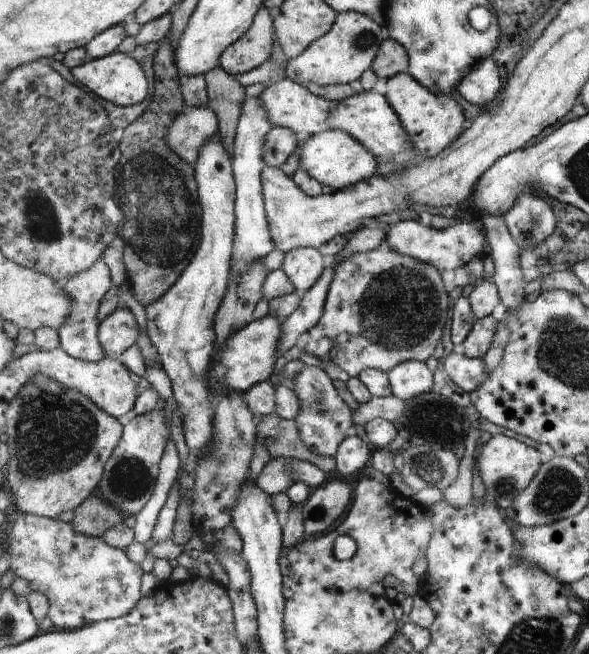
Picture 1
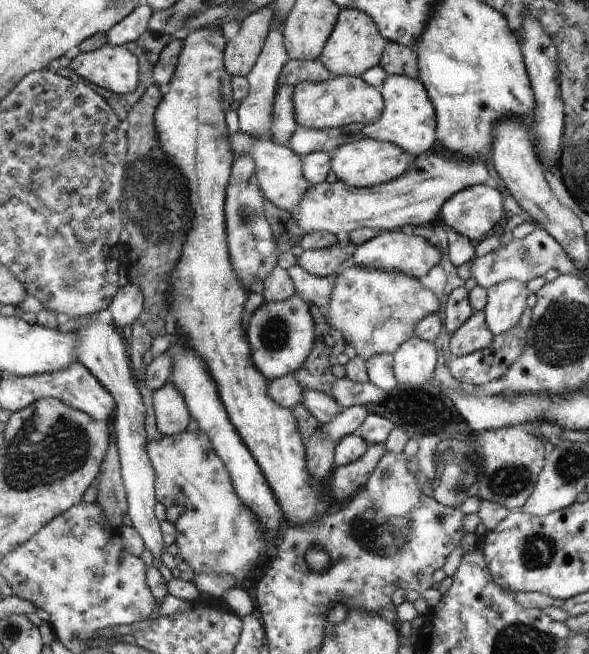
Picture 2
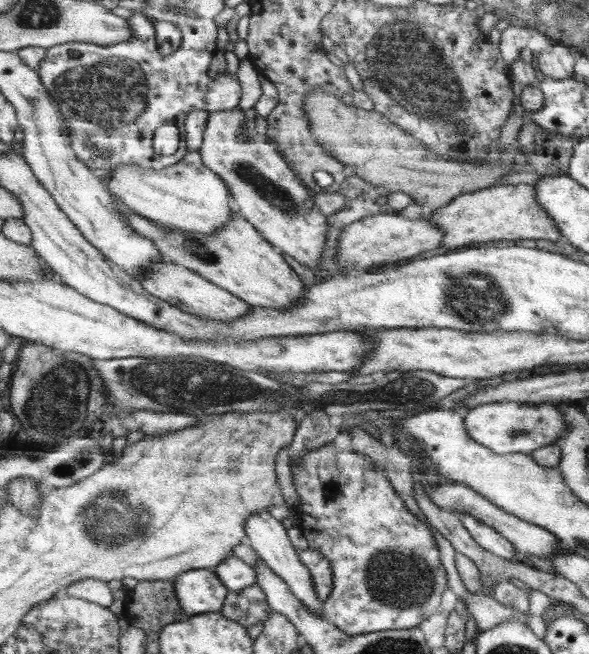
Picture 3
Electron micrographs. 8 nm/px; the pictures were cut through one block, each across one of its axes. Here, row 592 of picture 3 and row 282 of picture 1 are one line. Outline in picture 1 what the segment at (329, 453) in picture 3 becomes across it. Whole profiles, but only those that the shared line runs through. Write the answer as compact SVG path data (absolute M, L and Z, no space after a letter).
M387 246L342 256L329 288L325 314L308 333L305 352L329 359L350 378L366 369L388 373L402 362L424 362L446 322L448 294L437 268Z

